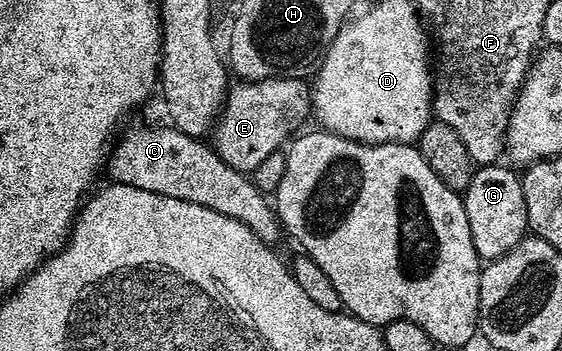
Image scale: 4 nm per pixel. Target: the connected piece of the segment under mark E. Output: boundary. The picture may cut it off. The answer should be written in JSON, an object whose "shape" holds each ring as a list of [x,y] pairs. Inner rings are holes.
{"shape":[[[303,78],[233,82],[214,124],[214,150],[218,157],[222,157],[226,165],[250,173],[258,169],[270,153],[281,150],[289,136],[310,119],[310,87],[304,82]]]}

